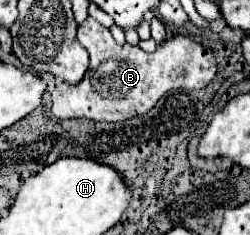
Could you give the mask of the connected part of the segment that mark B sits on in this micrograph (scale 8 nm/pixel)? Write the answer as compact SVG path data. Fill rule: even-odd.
M87 18L77 30L77 40L89 52L91 64L79 84L61 82L55 86L51 94L51 112L57 118L123 122L137 114L149 112L169 90L205 88L217 72L217 62L211 48L189 36L173 36L171 40L157 44L157 50L149 54L139 46L117 44L107 28L103 28L93 18Z

